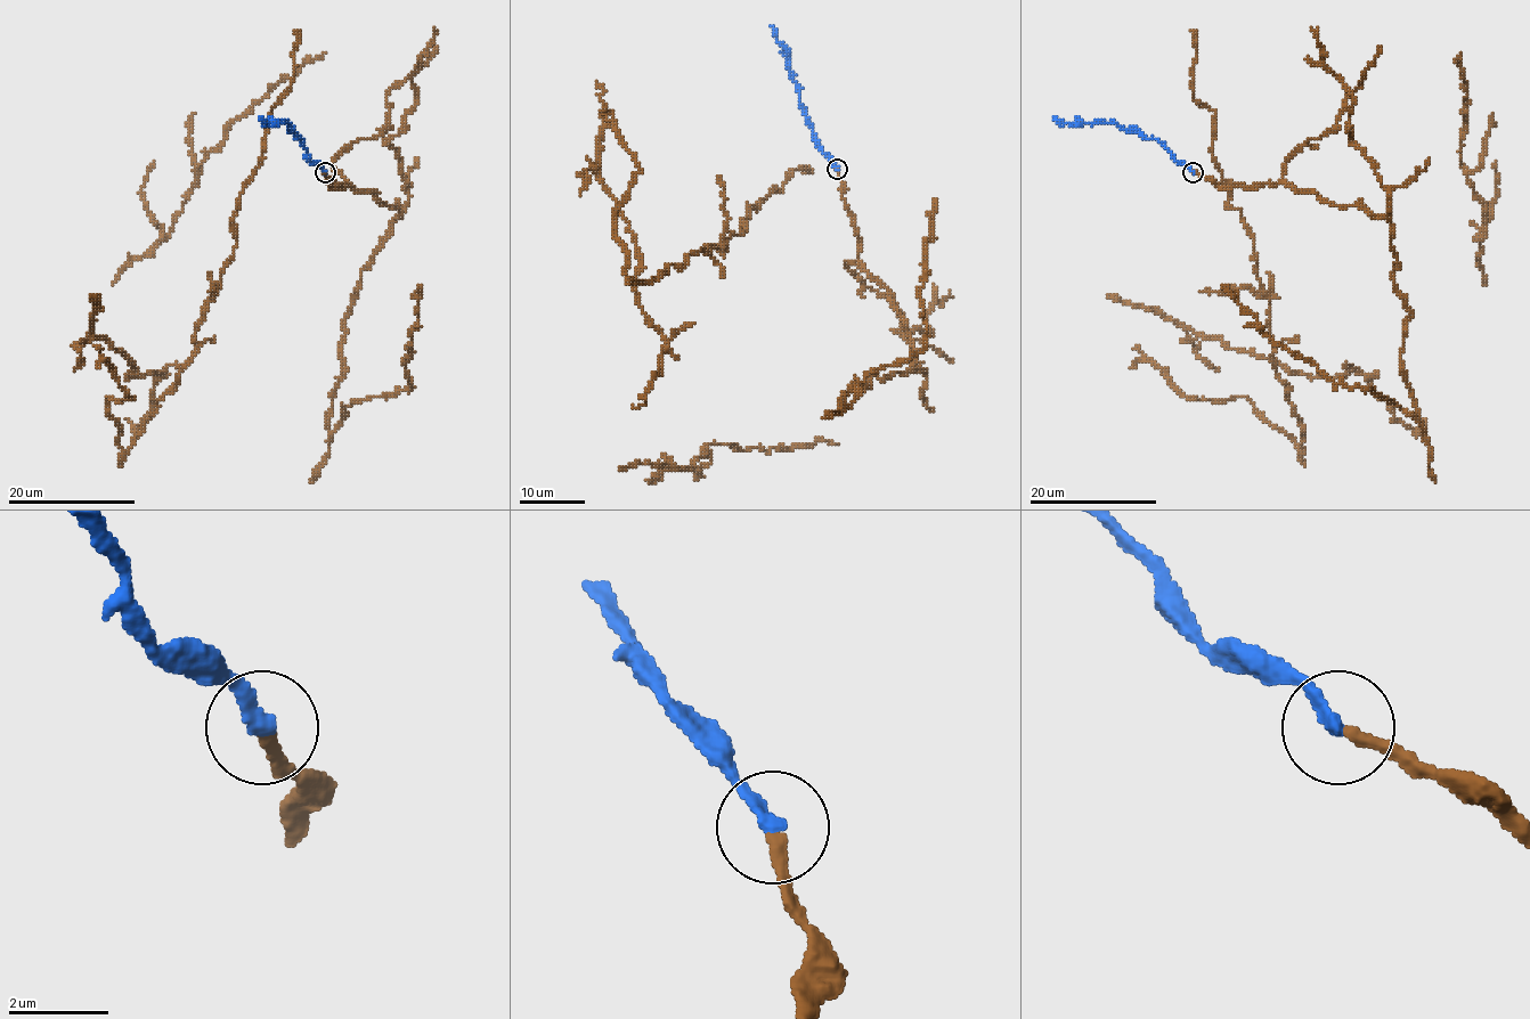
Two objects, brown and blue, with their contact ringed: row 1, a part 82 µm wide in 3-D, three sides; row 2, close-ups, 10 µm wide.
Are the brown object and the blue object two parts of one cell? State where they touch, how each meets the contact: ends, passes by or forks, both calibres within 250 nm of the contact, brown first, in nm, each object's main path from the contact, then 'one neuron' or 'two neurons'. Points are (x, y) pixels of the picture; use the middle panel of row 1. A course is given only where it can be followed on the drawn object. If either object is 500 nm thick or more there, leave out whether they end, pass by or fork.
place (837, 169); brown ends; blue ends; calibres 280 and 320 nm; course brown (838, 170), (859, 263), (889, 293), (913, 357), (904, 375), (854, 383), (844, 406), (925, 343), (937, 200); course blue (838, 169), (813, 138), (794, 72), (789, 67), (789, 51), (771, 26); one neuron

